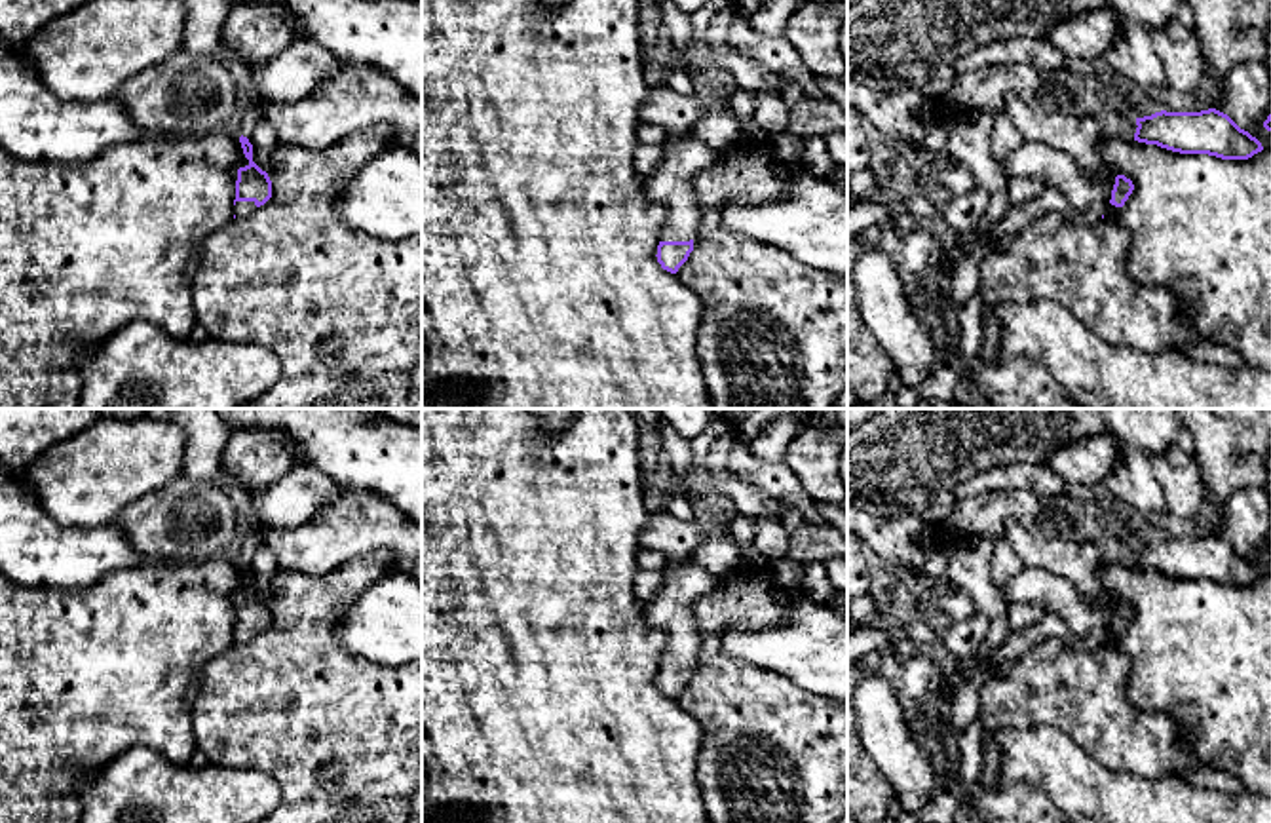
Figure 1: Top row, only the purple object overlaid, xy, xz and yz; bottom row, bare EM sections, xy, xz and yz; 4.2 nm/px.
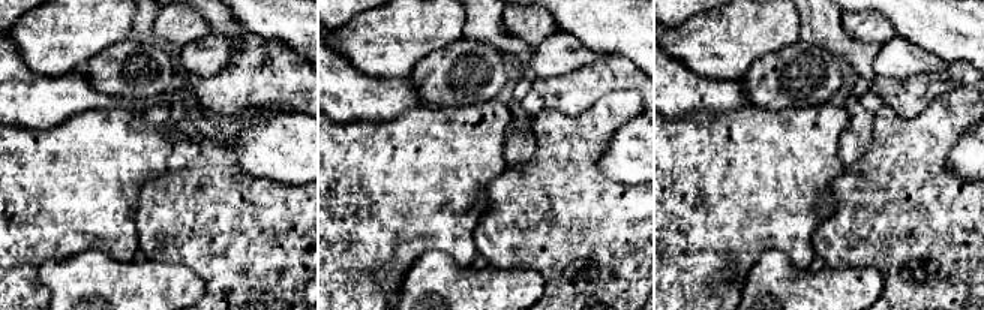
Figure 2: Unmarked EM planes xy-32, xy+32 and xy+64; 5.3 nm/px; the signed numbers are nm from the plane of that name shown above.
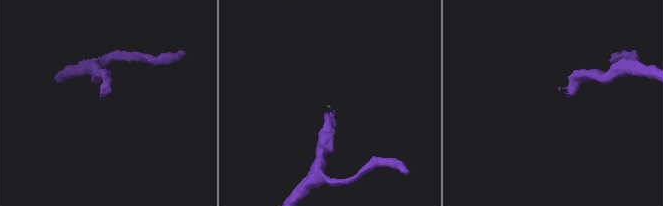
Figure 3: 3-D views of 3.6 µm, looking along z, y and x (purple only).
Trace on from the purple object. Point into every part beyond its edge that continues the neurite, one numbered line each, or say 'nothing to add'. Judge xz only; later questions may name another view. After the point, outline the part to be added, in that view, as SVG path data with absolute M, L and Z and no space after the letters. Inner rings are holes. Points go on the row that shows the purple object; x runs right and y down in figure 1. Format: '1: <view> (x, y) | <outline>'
1: xz (669, 185) | M692 127L676 141L665 141L663 160L644 177L646 196L667 211L659 241L690 241L695 238L699 209L693 177L714 163L716 156L692 135Z

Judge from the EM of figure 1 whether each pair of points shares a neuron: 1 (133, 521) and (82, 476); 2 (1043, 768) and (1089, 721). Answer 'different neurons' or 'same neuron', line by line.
1: different neurons
2: different neurons

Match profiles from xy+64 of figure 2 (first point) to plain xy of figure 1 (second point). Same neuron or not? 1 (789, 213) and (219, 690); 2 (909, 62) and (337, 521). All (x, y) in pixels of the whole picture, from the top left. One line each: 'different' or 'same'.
1: different
2: different

